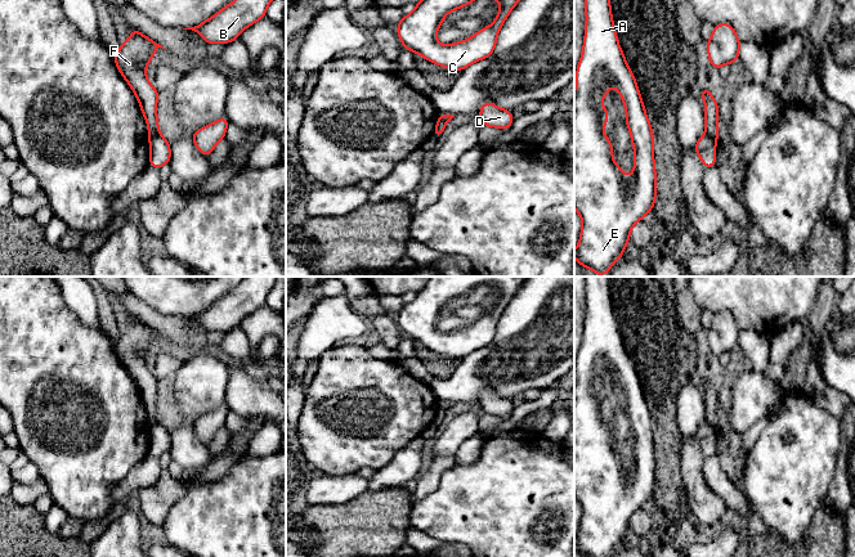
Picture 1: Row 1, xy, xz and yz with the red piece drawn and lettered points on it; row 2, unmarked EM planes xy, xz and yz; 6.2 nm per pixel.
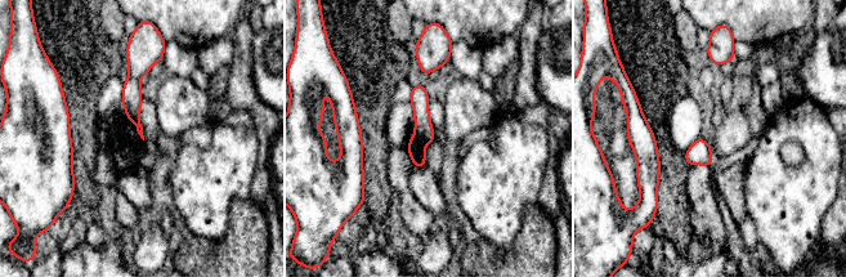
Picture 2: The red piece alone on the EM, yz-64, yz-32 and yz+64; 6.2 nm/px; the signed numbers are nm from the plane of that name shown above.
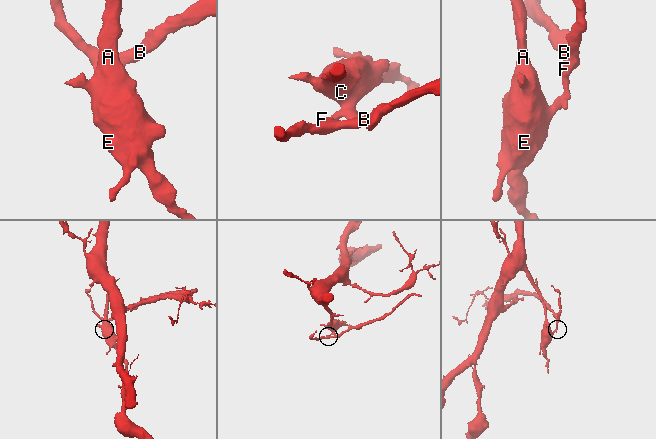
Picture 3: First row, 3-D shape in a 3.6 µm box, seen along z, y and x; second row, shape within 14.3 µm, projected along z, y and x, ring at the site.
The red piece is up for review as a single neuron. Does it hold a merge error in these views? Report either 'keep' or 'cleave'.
cleave

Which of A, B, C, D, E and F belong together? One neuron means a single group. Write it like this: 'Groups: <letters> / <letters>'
Groups: A C D E / B F

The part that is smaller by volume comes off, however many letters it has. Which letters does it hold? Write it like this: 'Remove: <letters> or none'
Remove: B, F

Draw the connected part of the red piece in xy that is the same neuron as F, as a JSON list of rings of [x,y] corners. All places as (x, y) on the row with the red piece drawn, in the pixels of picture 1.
[[[133,27],[133,33],[120,45],[113,54],[115,63],[133,89],[148,126],[148,138],[152,139],[160,132],[157,120],[157,87],[152,86],[147,78],[147,63],[153,60],[157,48],[165,49],[162,45],[148,39]]]

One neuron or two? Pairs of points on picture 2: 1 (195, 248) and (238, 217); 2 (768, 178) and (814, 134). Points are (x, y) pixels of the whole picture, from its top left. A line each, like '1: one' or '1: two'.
1: one
2: one

